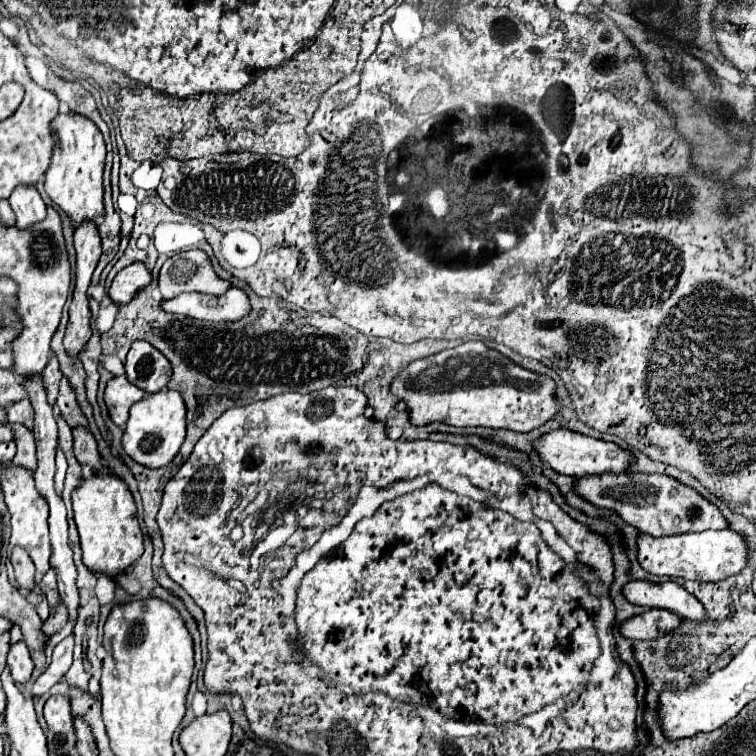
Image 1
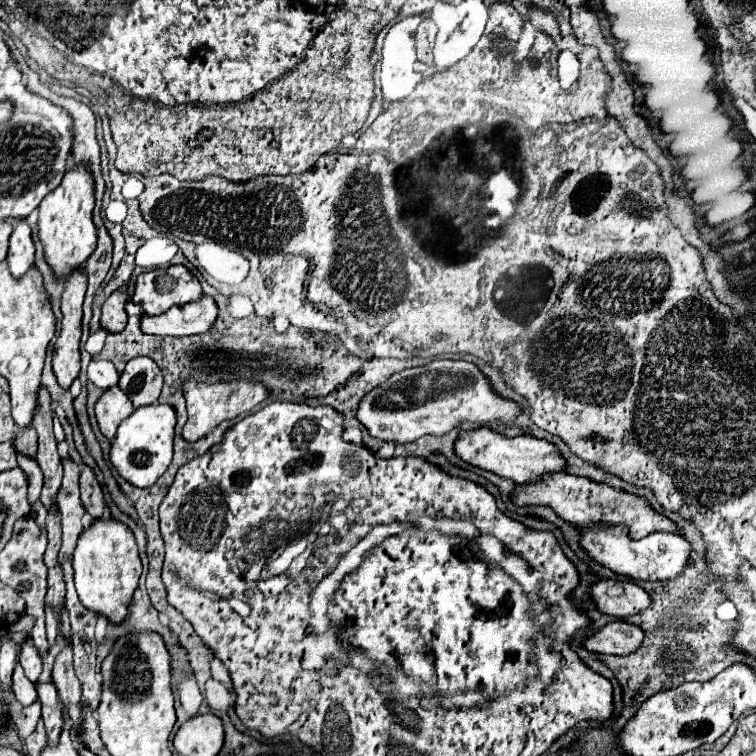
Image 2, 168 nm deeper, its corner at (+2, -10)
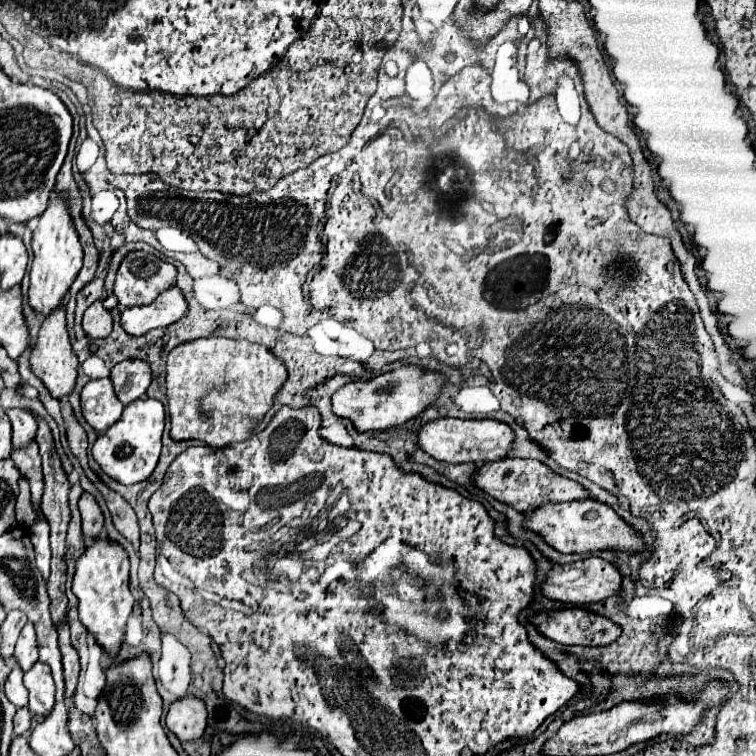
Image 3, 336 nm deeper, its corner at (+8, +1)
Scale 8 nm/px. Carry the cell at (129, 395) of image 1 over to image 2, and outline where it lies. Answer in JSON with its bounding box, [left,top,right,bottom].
[94,386,134,440]

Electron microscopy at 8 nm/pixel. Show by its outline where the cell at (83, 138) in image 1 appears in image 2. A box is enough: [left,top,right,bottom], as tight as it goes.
[38,164,96,278]

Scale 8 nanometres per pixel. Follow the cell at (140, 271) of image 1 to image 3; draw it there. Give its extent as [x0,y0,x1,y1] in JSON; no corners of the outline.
[82,299,112,339]

